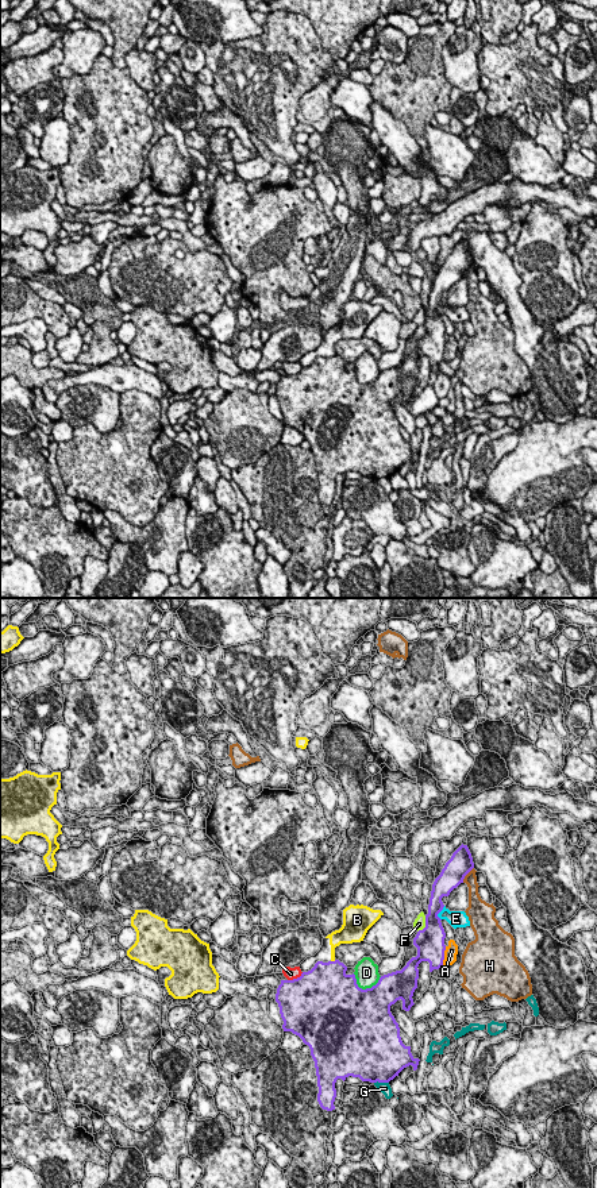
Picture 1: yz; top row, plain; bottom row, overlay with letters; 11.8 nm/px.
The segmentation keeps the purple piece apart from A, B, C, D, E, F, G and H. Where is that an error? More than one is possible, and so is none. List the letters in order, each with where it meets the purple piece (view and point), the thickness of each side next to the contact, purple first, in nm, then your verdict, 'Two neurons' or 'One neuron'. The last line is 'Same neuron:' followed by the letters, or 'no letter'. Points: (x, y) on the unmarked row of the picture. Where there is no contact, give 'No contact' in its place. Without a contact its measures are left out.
A: Touches purple at yz (443, 351). Thickness 340 nm (purple) against 160 nm. Two neurons
B: Touches purple at yz (332, 357). Thickness 480 nm (purple) against 130 nm. Two neurons
C: Touches purple at yz (295, 374). Thickness 500 nm (purple) against 140 nm. Two neurons
D: Touches purple at yz (366, 384). Thickness 480 nm (purple) against 280 nm. Two neurons
E: Touches purple at yz (439, 307). Thickness 240 nm (purple) against 190 nm. Two neurons
F: Touches purple at yz (426, 320). Thickness 340 nm (purple) against 140 nm. Two neurons
G: Touches purple at yz (381, 477). Thickness 480 nm (purple) against 130 nm. Two neurons
H: Touches purple at yz (466, 269). Thickness 280 nm (purple) against 160 nm. Two neurons
Same neuron: no letter

